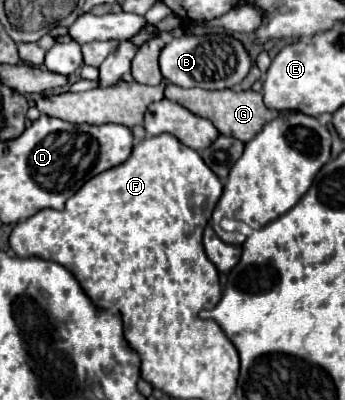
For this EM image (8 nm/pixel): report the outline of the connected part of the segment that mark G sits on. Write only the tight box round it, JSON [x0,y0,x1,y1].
[165,84,279,142]

